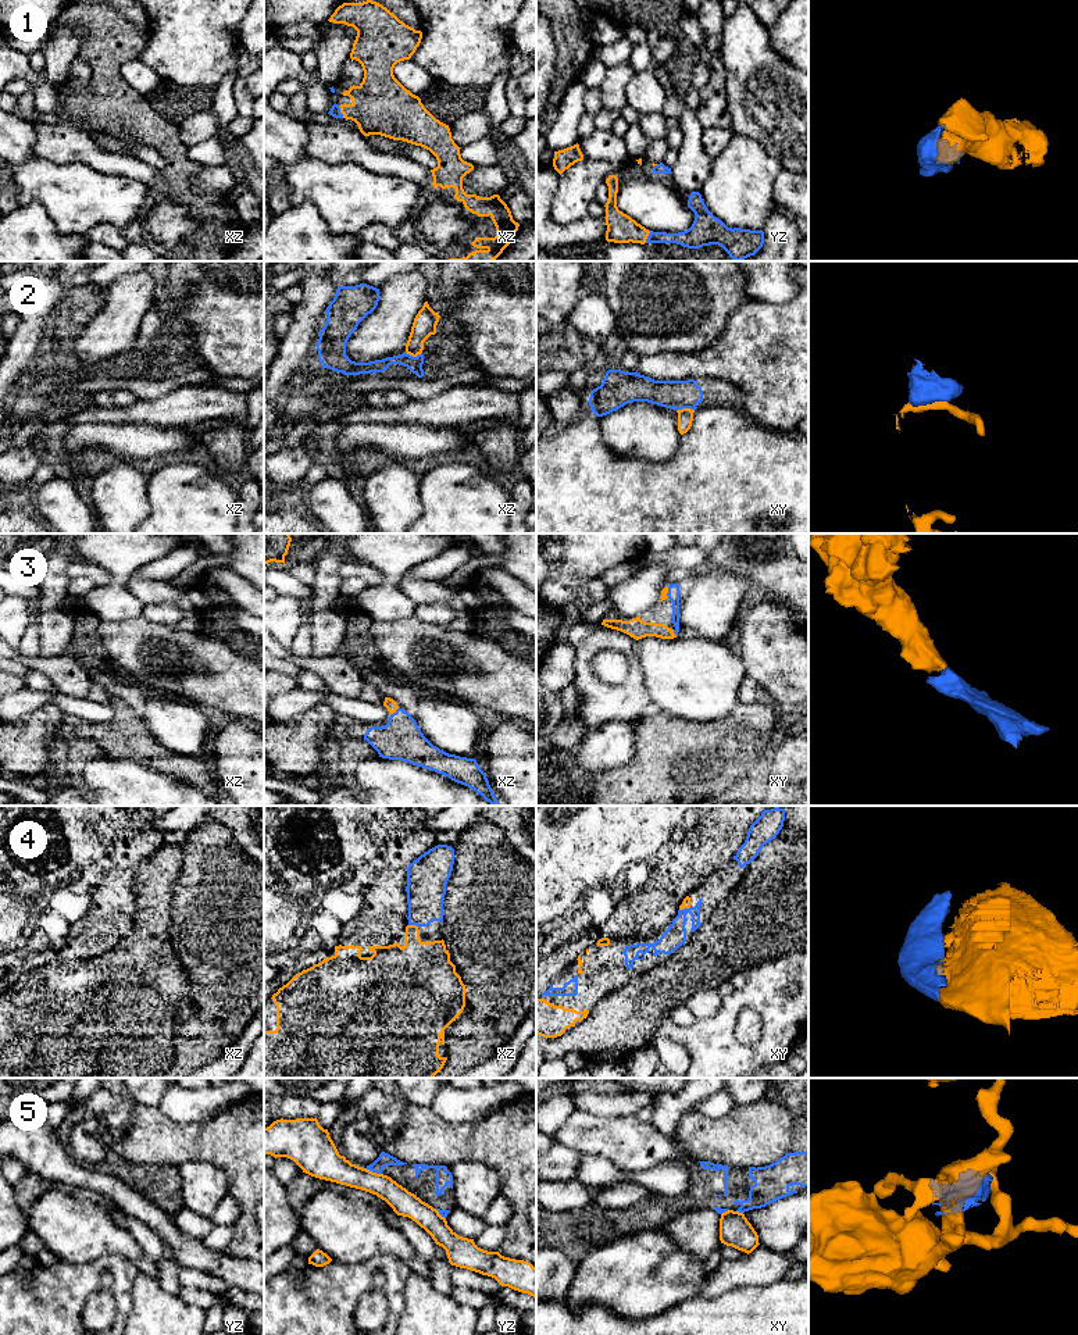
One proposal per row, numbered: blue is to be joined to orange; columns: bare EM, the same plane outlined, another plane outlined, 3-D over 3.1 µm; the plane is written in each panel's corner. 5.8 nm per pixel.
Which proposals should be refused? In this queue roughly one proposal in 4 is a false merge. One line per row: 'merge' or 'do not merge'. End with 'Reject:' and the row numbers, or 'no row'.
1: merge
2: do not merge
3: merge
4: merge
5: do not merge
Reject: 2, 5

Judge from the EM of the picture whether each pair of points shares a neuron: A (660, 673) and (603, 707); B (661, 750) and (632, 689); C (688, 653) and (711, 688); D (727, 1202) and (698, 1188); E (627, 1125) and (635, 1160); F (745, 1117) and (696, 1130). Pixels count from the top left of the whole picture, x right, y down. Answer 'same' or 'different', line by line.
A: different
B: different
C: same
D: same
E: same
F: same

